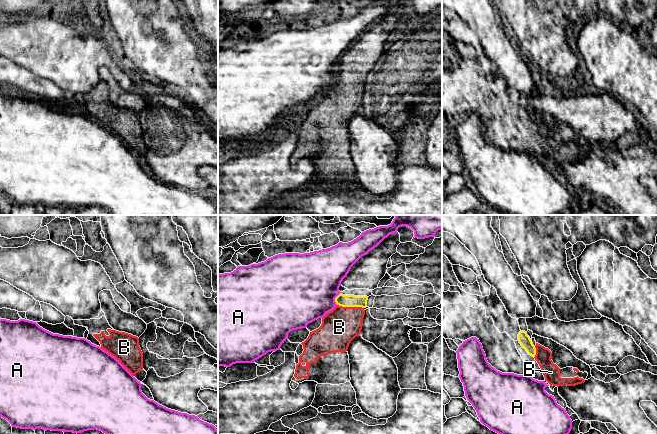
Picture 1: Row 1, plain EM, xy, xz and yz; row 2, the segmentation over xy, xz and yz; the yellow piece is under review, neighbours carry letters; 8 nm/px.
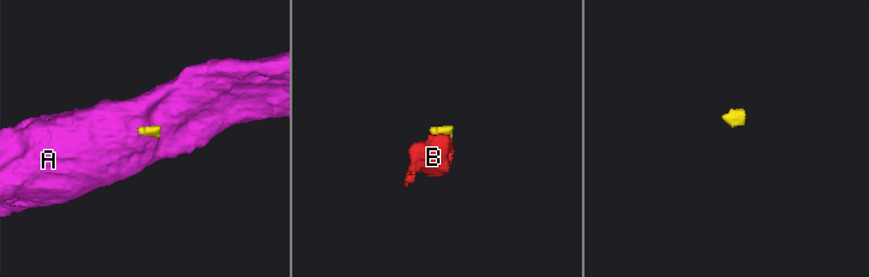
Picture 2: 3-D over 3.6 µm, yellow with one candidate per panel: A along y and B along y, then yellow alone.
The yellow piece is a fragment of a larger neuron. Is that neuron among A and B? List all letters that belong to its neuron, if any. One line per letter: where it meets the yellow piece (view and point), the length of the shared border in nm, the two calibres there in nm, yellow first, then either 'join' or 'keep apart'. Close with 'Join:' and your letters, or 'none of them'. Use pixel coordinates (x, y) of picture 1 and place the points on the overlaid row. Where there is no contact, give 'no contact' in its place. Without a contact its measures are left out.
A: meets yellow in xz at (335, 298); contact 110 nm long; 100 nm thick on the yellow side, 500 nm on the other; keep apart
B: meets yellow in xz at (350, 306); contact 220 nm long; 100 nm thick on the yellow side, 300 nm on the other; join
Join: B

